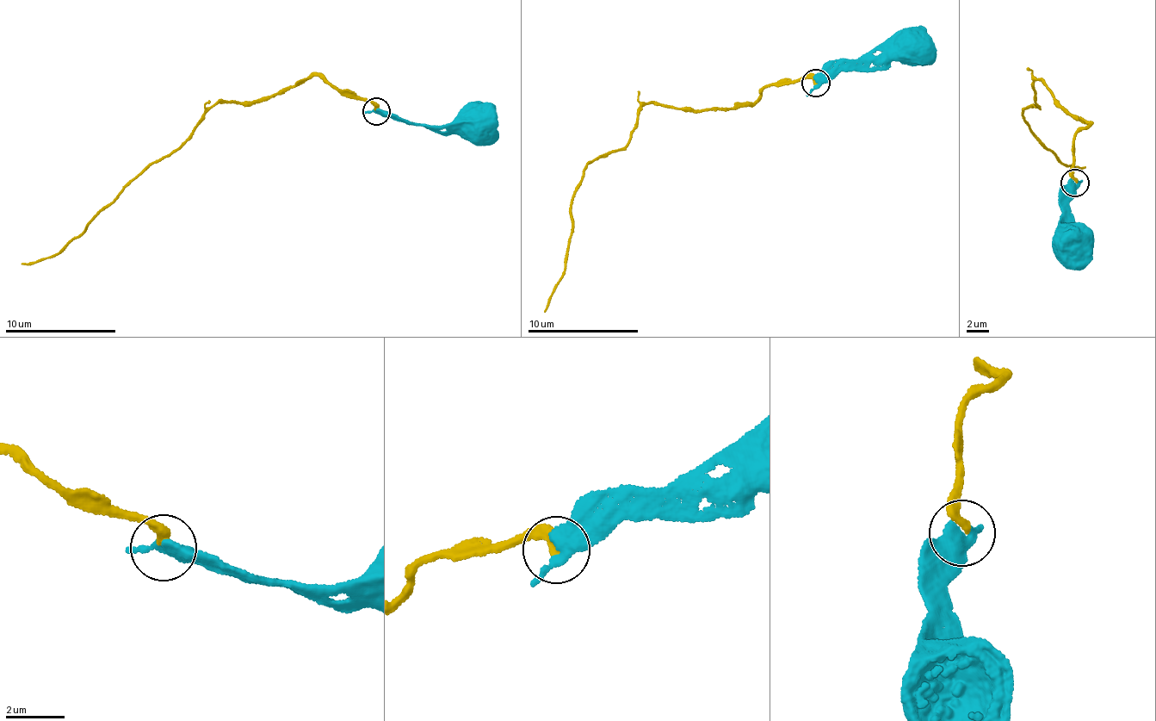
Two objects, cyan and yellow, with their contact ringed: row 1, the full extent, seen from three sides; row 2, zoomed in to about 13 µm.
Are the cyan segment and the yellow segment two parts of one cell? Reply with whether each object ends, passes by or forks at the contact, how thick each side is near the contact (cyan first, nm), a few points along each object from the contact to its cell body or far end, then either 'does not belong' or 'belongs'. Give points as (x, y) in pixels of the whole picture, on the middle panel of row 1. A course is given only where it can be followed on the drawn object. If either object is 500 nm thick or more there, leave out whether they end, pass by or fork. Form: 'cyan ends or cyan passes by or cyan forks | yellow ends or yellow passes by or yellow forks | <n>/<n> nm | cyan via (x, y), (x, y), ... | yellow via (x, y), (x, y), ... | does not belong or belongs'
cyan passes by | yellow ends | 400/280 nm | cyan via (815, 83), (847, 71), (874, 50), (907, 43) | yellow via (815, 83), (684, 112), (641, 106), (623, 147), (583, 177), (544, 313) | belongs

